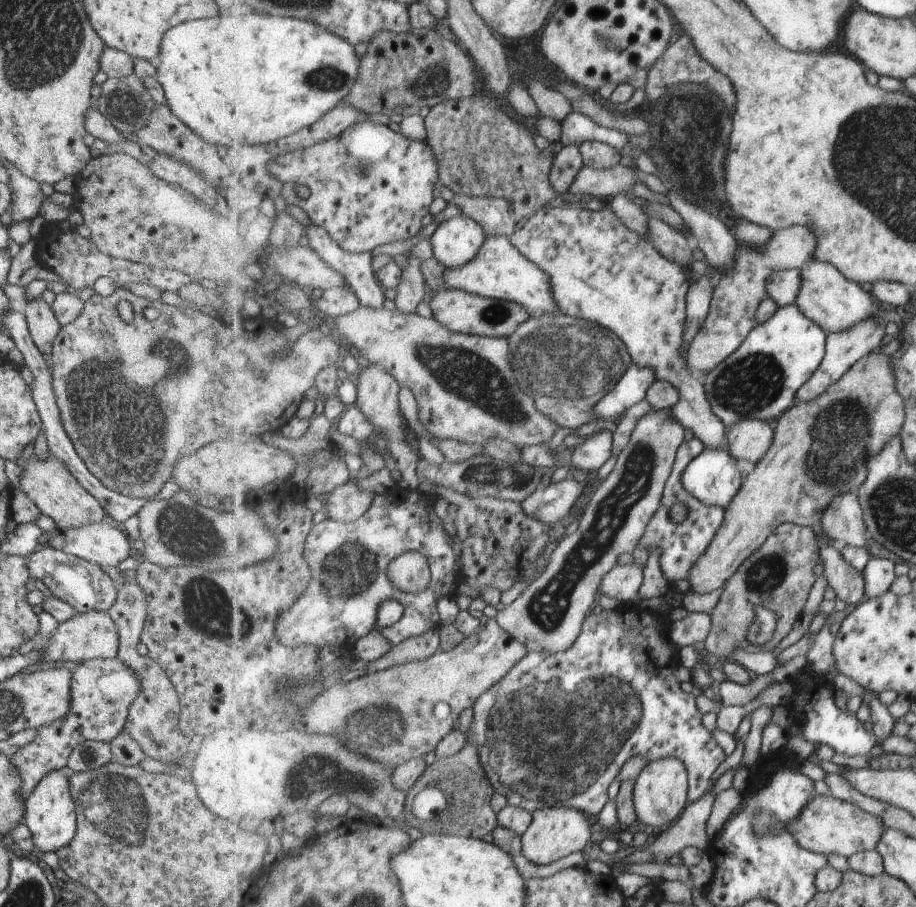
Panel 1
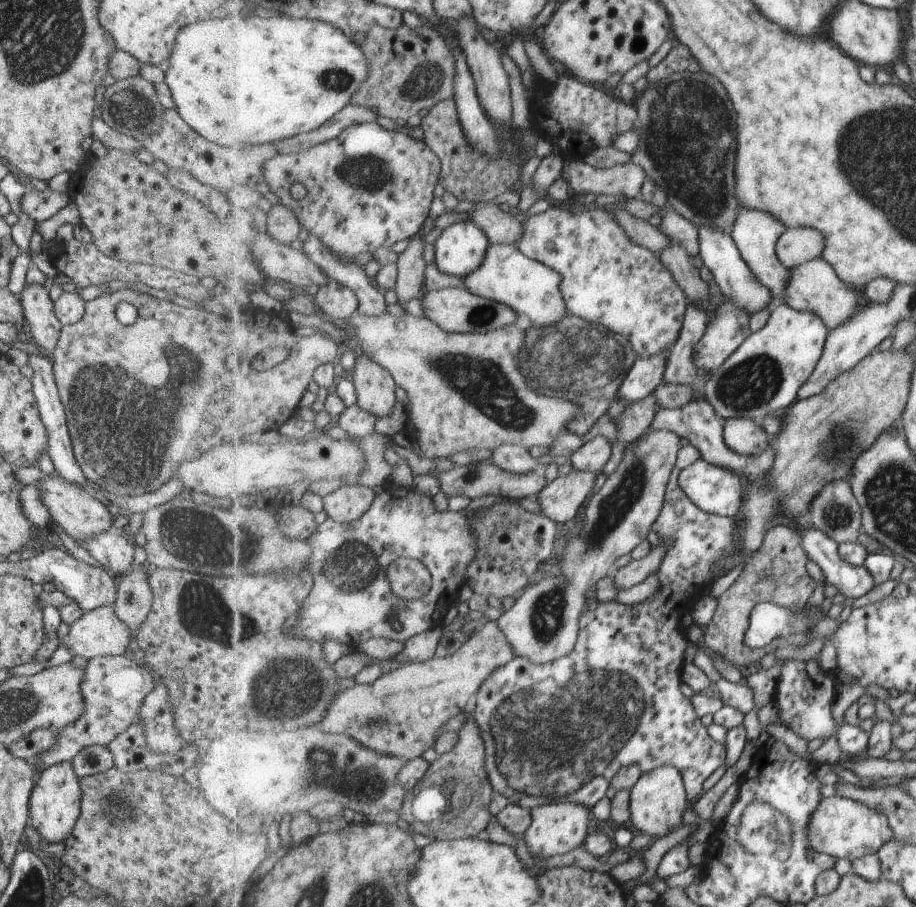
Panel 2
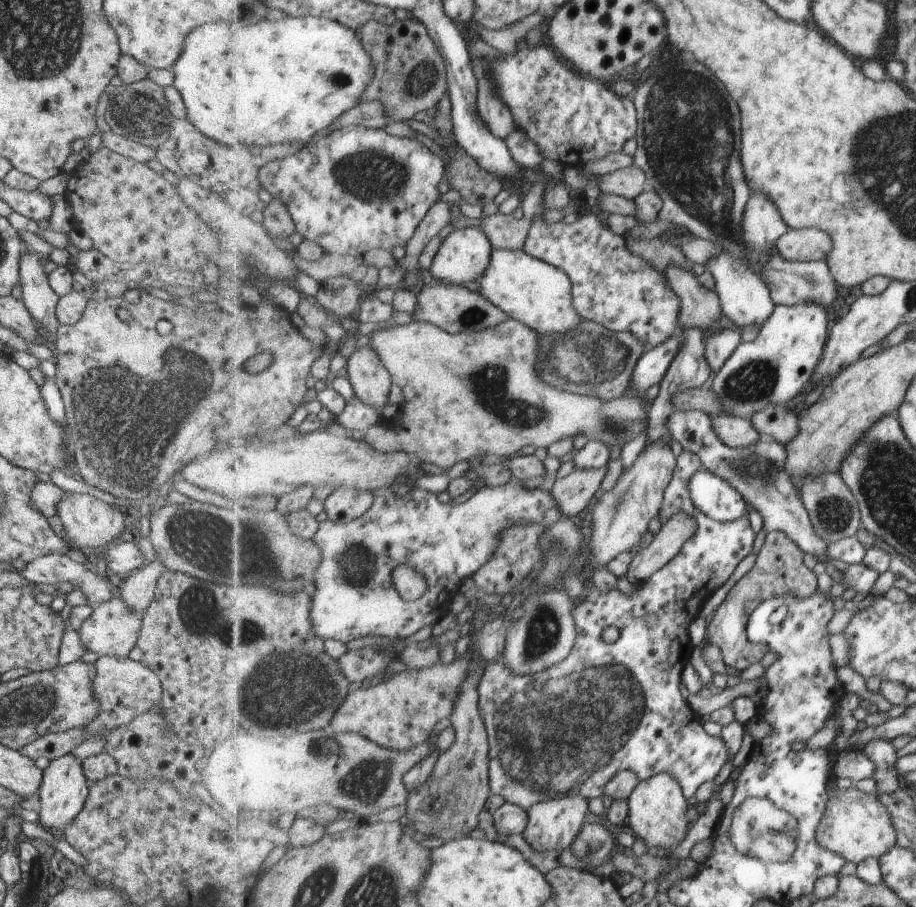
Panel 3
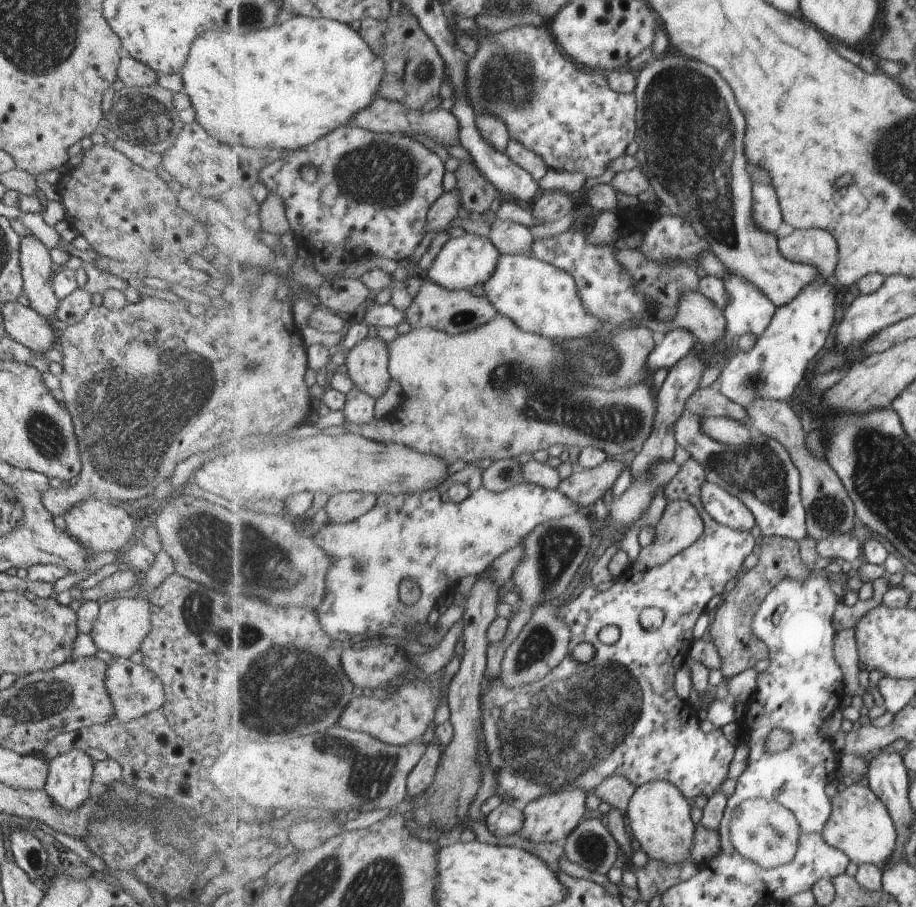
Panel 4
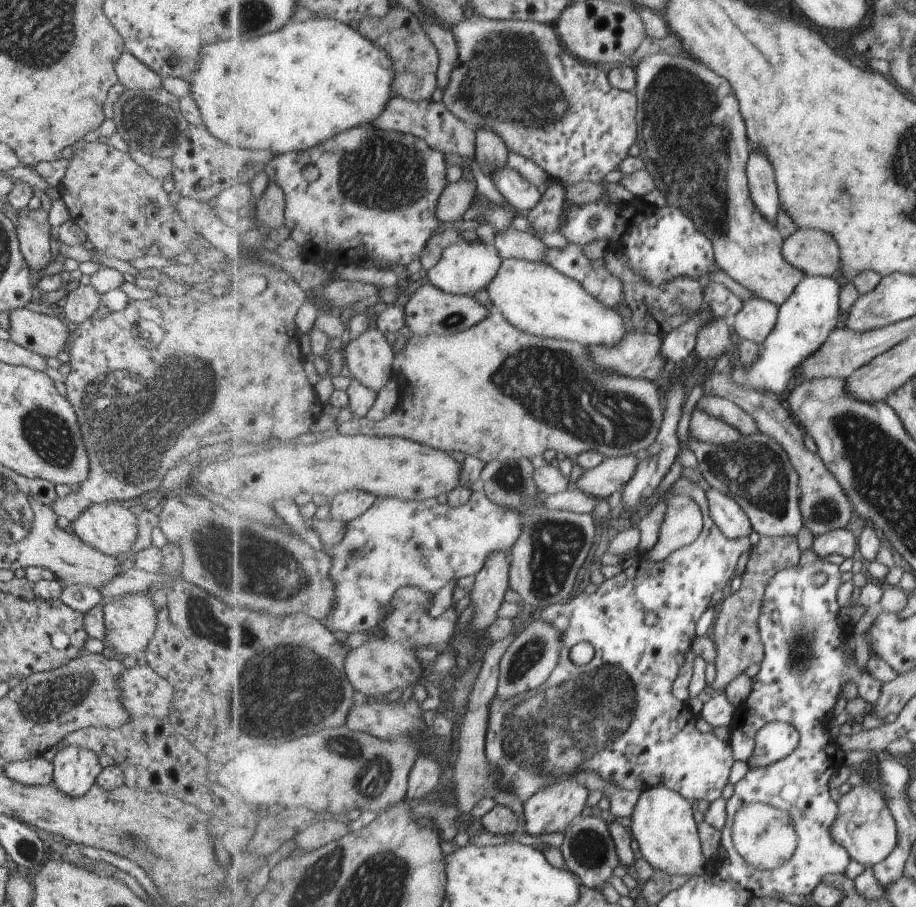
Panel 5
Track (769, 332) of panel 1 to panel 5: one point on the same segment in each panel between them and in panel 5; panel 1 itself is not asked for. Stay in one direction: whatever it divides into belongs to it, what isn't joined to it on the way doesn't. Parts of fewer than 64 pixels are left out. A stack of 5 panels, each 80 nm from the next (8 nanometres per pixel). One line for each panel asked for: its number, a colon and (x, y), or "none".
2: (766, 373)
3: (774, 368)
4: (772, 370)
5: (807, 318)

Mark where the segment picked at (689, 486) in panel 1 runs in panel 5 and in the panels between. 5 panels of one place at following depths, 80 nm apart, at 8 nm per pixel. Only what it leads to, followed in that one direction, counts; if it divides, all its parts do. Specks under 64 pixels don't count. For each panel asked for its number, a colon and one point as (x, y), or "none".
2: (718, 491)
3: (716, 497)
4: (724, 507)
5: (726, 512)

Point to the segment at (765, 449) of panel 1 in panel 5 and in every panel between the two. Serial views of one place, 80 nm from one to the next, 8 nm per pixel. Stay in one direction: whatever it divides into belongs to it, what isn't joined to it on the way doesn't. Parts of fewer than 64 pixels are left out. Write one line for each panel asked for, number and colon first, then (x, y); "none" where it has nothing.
2: (745, 436)
3: (737, 432)
4: (724, 430)
5: (702, 426)

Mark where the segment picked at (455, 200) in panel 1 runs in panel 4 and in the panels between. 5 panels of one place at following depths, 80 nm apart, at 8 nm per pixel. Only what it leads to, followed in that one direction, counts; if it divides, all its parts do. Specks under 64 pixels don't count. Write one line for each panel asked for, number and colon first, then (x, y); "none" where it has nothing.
2: (500, 226)
3: (505, 232)
4: (511, 239)

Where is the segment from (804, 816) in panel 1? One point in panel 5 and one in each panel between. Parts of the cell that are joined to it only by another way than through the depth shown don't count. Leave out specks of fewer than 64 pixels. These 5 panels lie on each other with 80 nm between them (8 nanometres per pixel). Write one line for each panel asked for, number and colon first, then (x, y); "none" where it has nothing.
2: (844, 828)
3: (857, 825)
4: (861, 825)
5: (866, 826)

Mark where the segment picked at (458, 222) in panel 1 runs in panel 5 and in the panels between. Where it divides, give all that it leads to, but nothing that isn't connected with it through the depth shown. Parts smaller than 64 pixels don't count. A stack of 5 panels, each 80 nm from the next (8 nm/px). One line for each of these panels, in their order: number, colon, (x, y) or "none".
2: (460, 249)
3: (465, 255)
4: (471, 260)
5: (465, 268)

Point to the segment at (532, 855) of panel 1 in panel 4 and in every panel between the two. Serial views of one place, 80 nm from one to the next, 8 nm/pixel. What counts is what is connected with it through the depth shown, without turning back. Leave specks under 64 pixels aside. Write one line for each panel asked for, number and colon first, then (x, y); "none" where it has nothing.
2: (557, 828)
3: (553, 825)
4: (552, 818)

